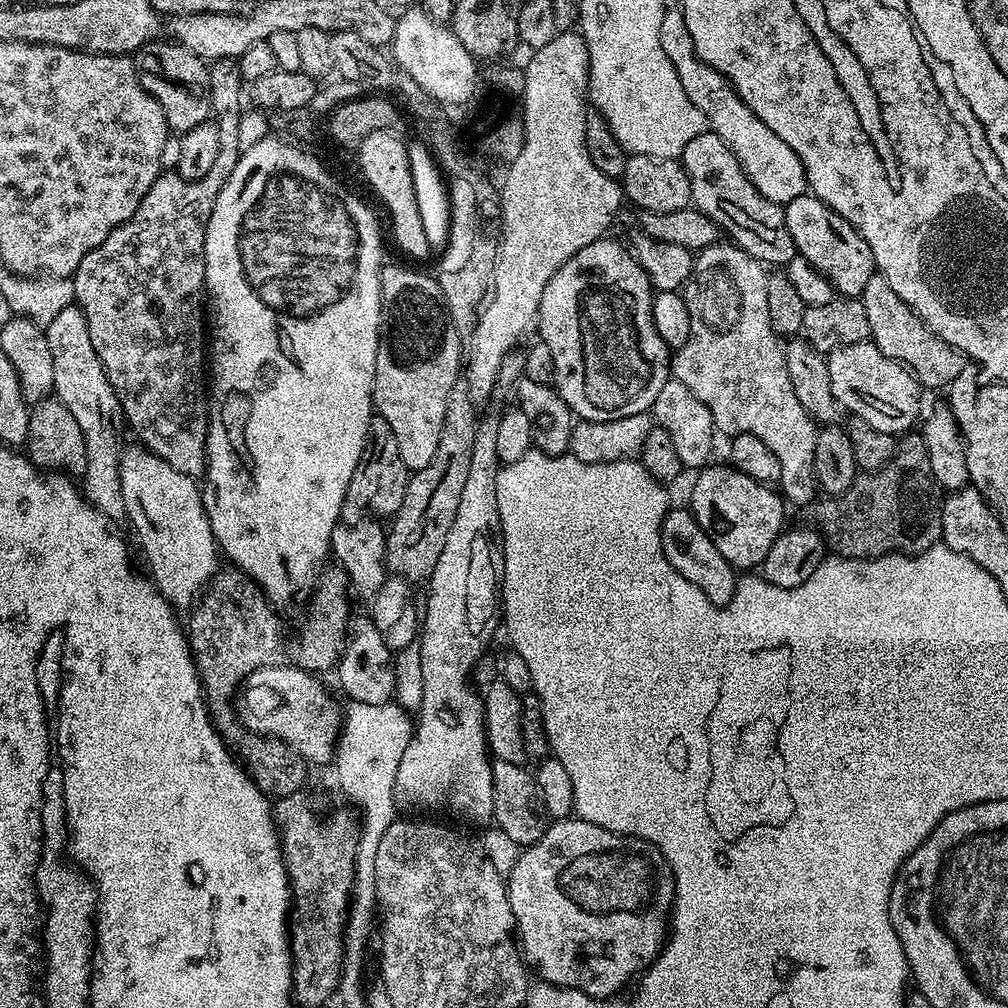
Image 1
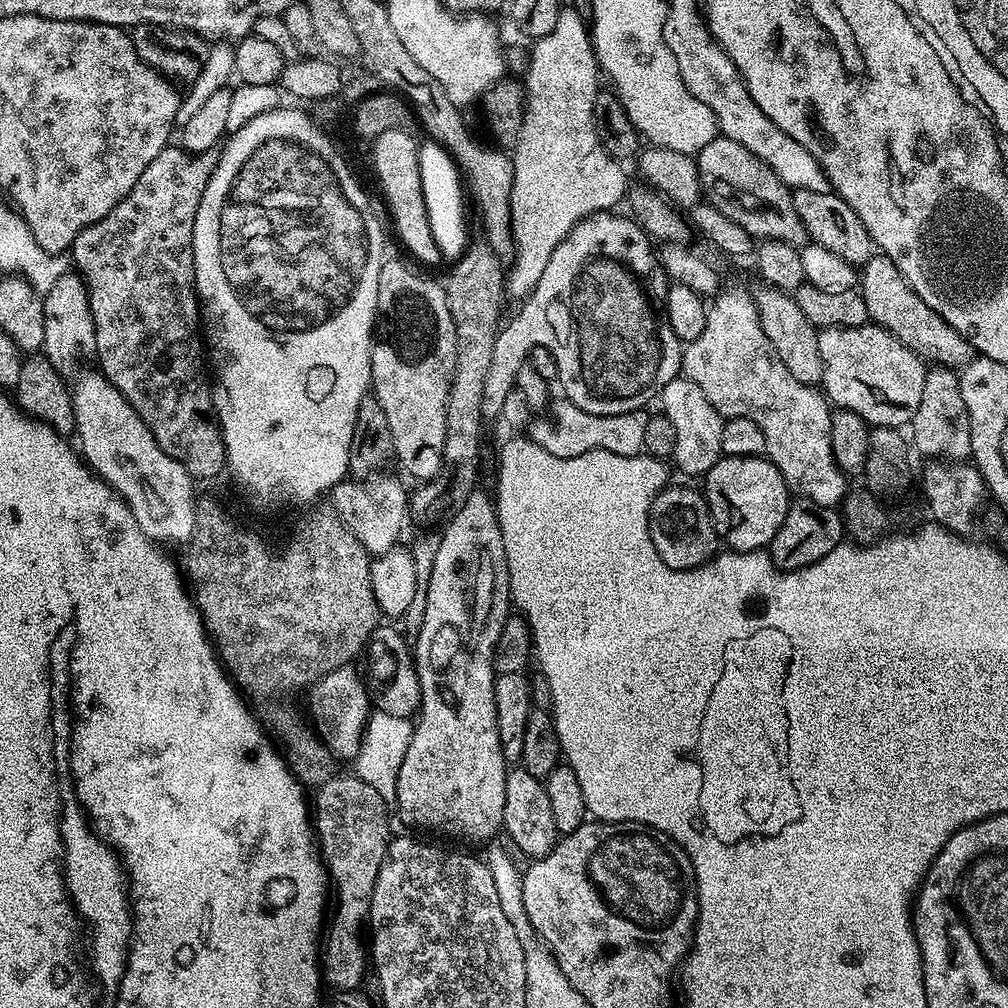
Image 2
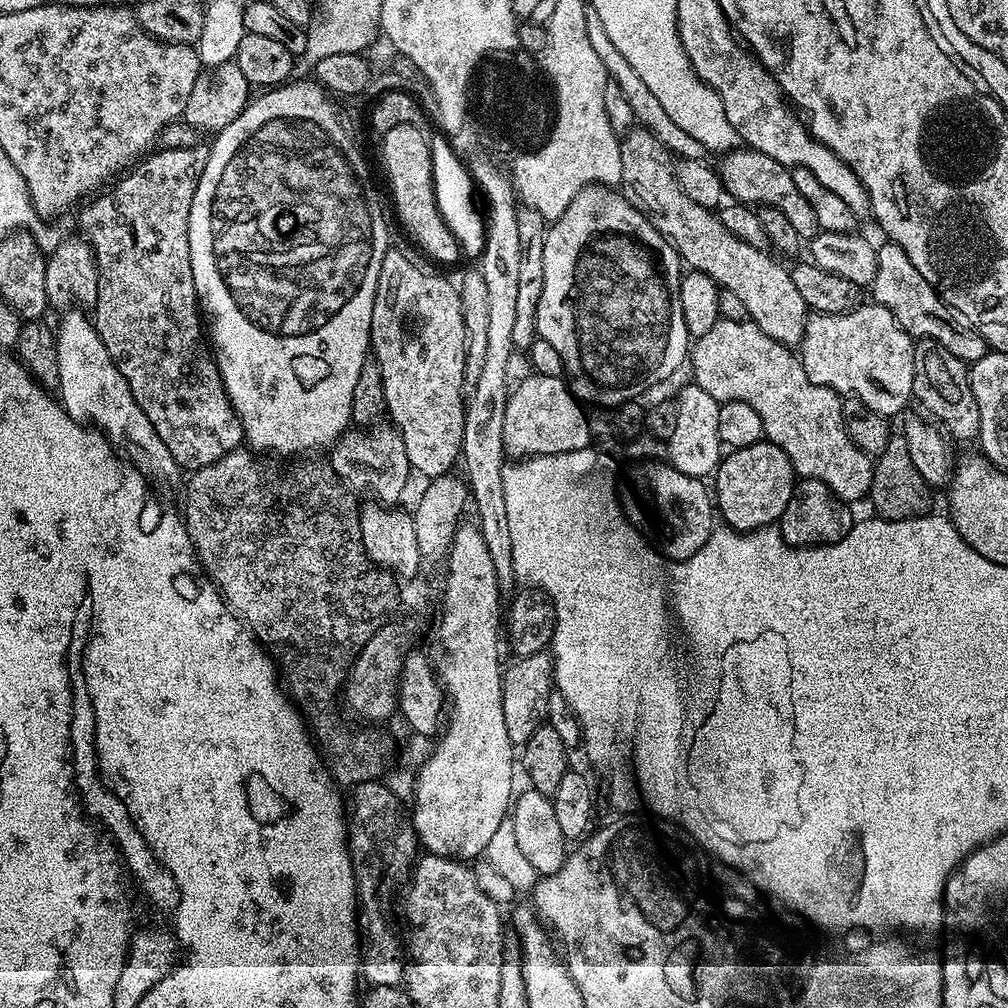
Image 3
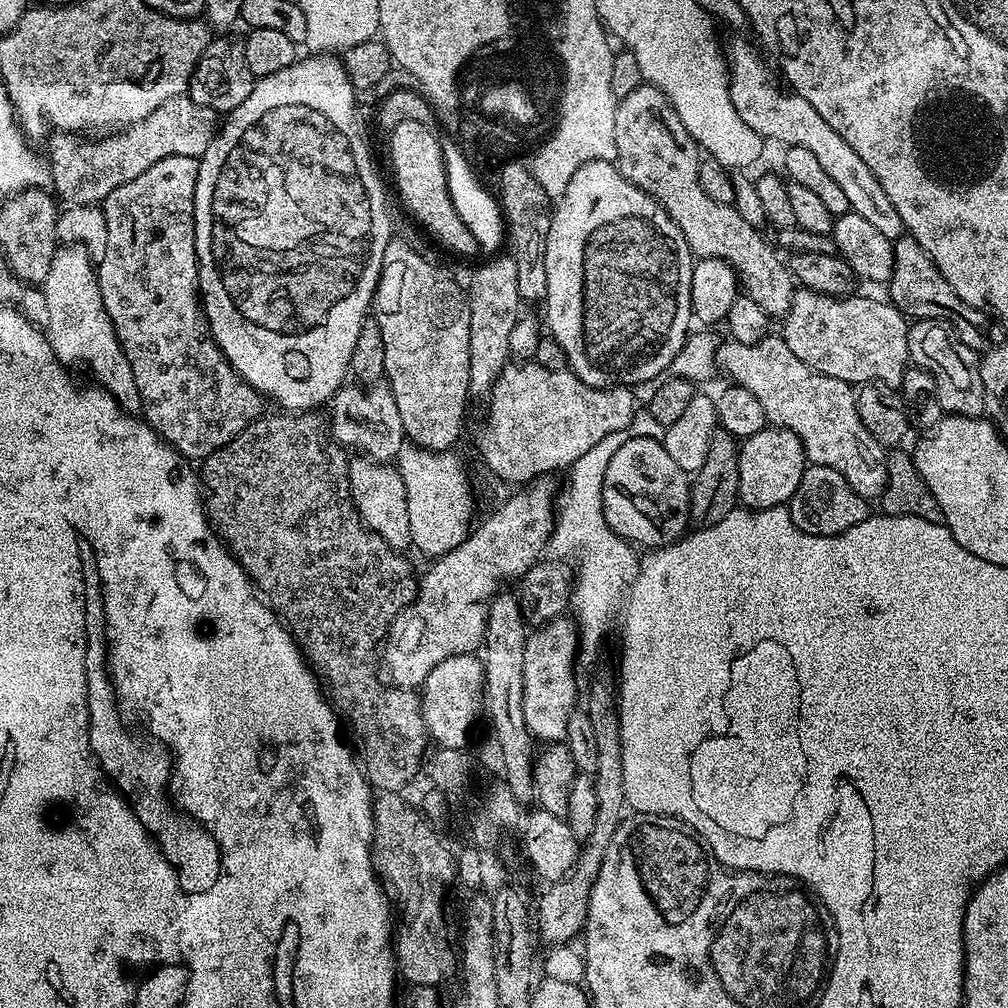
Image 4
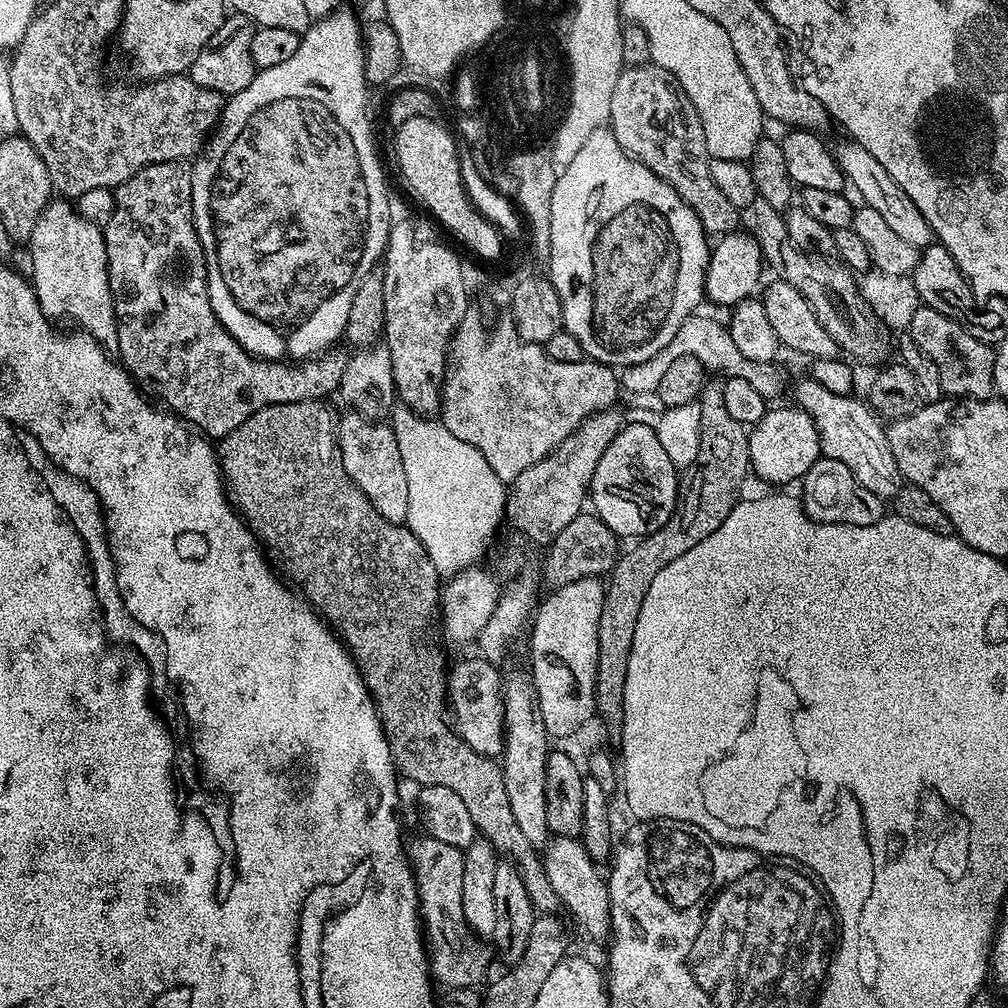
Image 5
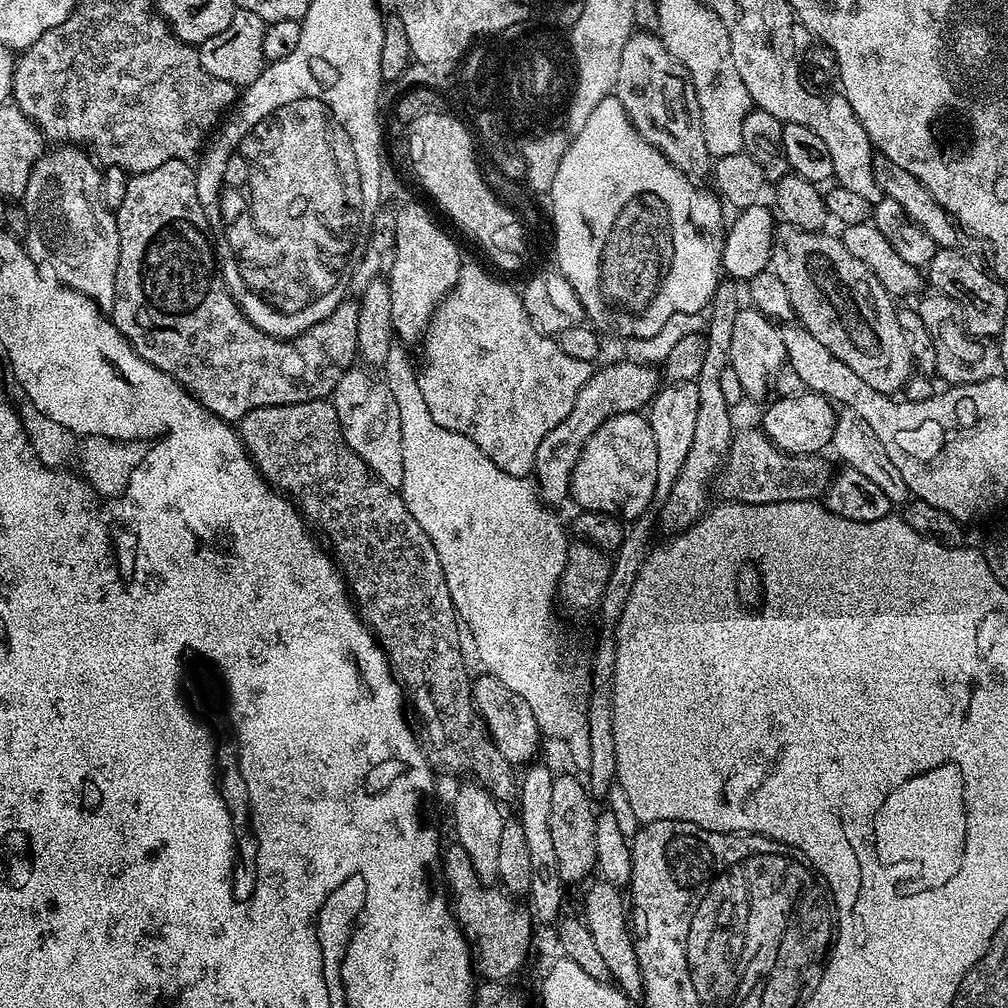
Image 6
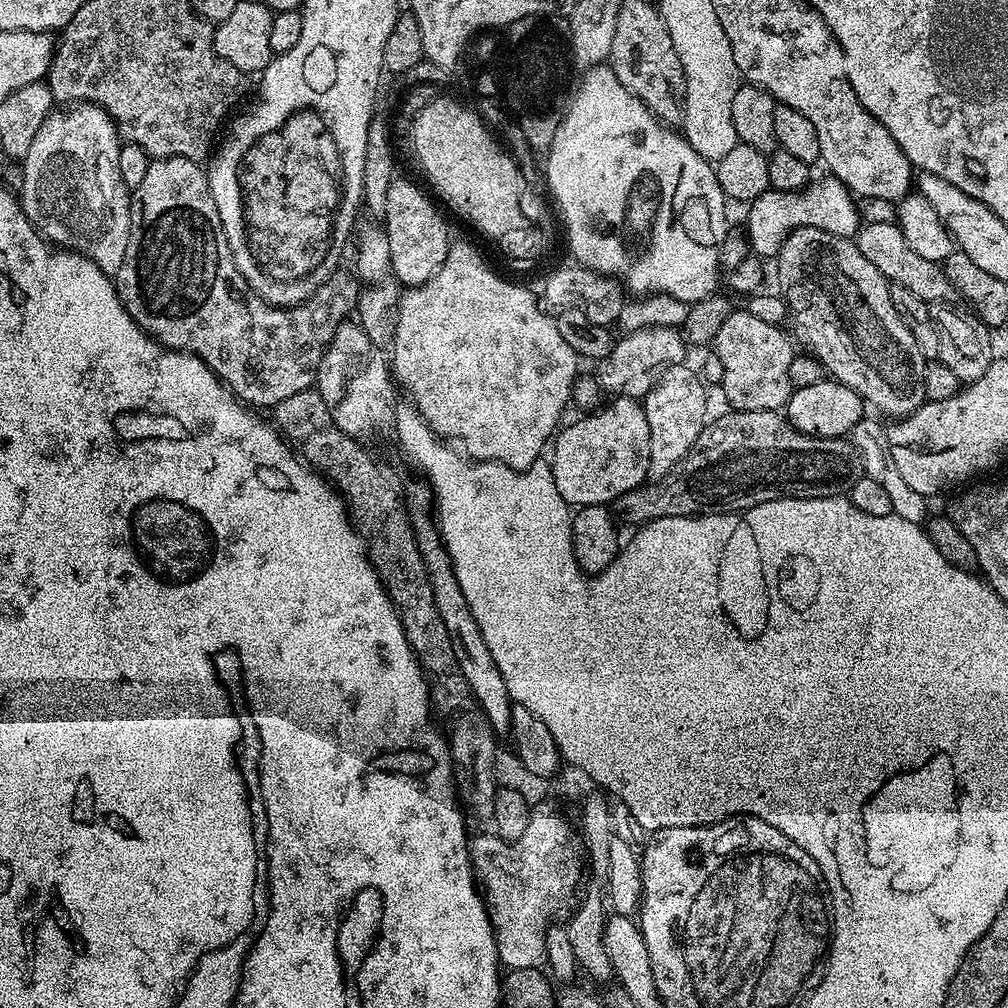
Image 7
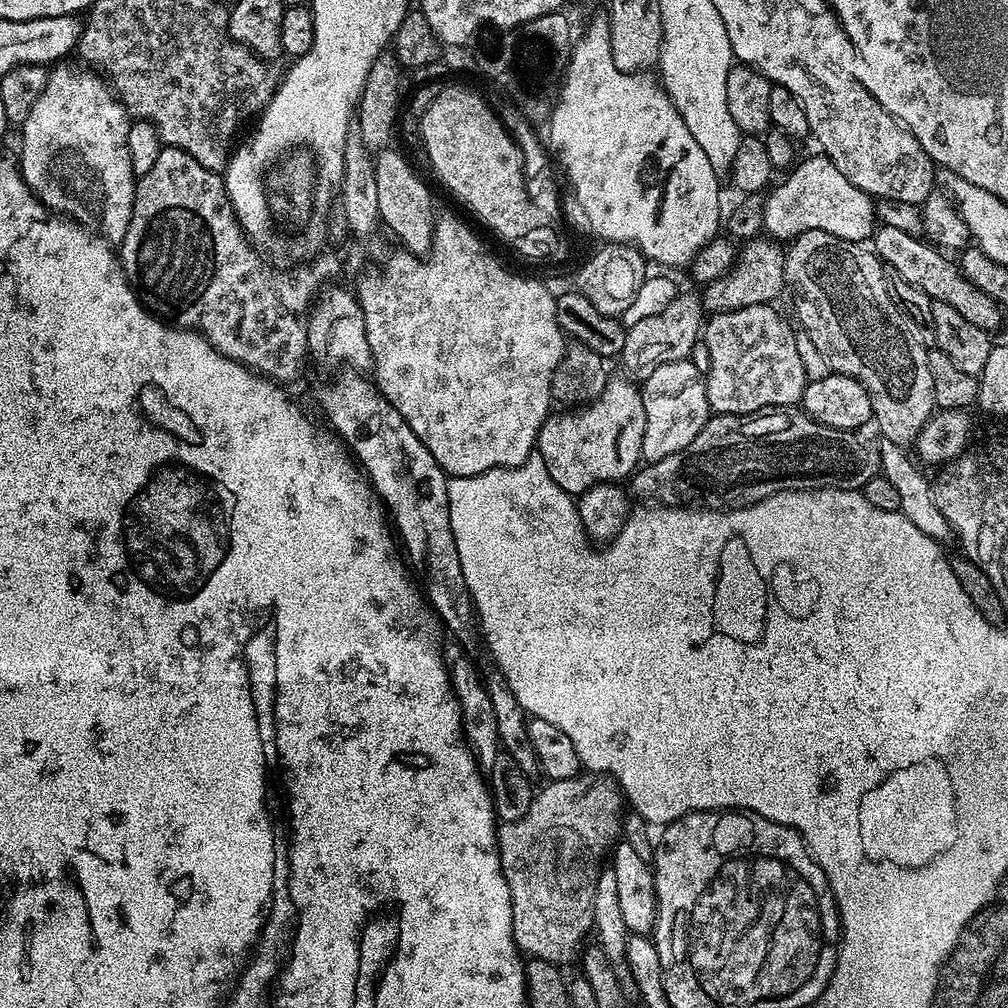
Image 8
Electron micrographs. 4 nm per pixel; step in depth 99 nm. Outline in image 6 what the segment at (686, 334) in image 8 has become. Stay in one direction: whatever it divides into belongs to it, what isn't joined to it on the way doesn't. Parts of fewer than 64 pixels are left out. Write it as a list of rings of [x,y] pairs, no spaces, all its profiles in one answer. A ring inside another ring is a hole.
[[[629,359],[618,360],[615,363],[605,363],[593,371],[592,377],[586,382],[586,386],[582,386],[582,390],[578,390],[578,398],[574,398],[574,406],[570,410],[570,414],[566,414],[566,418],[562,422],[558,422],[558,426],[554,426],[554,430],[550,430],[550,434],[546,434],[546,438],[542,438],[542,442],[538,446],[538,454],[534,465],[534,478],[537,491],[545,505],[556,506],[552,504],[558,504],[564,498],[566,500],[569,497],[572,471],[577,458],[580,456],[580,449],[590,438],[590,434],[594,434],[598,430],[598,426],[602,426],[602,422],[614,418],[618,414],[640,412],[647,409],[661,384],[661,373],[655,367],[633,364]]]

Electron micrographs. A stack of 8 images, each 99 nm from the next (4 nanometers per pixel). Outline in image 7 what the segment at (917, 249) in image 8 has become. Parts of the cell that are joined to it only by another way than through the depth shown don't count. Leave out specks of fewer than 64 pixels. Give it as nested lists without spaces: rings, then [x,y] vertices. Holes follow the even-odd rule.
[[[897,223],[864,224],[857,232],[855,242],[862,256],[878,267],[889,283],[905,286],[910,293],[928,303],[941,303],[953,297],[954,289],[946,278],[943,267],[910,249]]]

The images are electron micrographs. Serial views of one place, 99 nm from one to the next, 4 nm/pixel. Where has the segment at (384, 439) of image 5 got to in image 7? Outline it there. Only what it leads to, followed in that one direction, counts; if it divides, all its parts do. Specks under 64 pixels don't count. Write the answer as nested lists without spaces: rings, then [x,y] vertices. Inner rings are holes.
[[[355,326],[356,328],[344,327],[337,327],[333,331],[332,339],[328,341],[324,349],[324,356],[316,368],[314,388],[315,391],[319,392],[322,402],[326,402],[334,422],[345,434],[352,437],[353,440],[369,442],[368,440],[382,435],[387,428],[389,431],[395,425],[396,404],[394,401],[397,399],[397,397],[395,398],[397,389],[394,387],[393,379],[390,377],[389,361],[386,359],[385,353],[383,356],[382,353],[376,352],[371,338],[368,337],[371,335],[360,326]]]

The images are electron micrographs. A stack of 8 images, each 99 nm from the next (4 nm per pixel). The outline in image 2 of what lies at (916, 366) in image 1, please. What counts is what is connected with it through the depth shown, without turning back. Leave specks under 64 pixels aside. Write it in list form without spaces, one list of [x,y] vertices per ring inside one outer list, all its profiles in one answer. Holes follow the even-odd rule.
[[[873,254],[863,264],[858,272],[858,291],[866,302],[869,321],[894,333],[910,351],[929,365],[962,370],[976,359],[978,353],[972,343],[962,338],[962,334],[958,334],[958,330],[954,330],[946,318],[930,310],[930,306],[918,298],[918,294],[906,282],[906,278],[902,278],[898,266],[894,266],[888,256]]]

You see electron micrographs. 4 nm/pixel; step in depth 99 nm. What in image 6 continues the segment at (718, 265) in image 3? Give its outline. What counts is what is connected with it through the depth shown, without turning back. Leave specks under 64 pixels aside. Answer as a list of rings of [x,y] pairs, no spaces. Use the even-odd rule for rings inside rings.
[[[648,30],[633,31],[622,50],[622,59],[618,61],[614,95],[622,104],[622,110],[626,110],[634,130],[638,130],[640,137],[650,142],[650,146],[657,148],[674,167],[693,178],[701,178],[700,176],[706,175],[707,172],[709,175],[710,157],[706,150],[706,138],[702,130],[702,118],[696,92],[692,88],[691,79],[682,66],[682,62],[678,62],[674,54],[670,54],[670,50],[665,48],[659,35]]]

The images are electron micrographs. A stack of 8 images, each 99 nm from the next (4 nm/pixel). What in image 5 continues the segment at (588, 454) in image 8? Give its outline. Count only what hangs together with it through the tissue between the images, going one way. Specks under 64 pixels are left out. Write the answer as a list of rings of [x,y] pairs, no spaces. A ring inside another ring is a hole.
[[[625,423],[620,433],[610,442],[610,446],[606,446],[602,458],[598,458],[598,466],[594,466],[590,487],[591,511],[613,531],[615,536],[639,538],[654,534],[654,530],[666,526],[666,522],[672,520],[672,515],[676,513],[676,498],[679,495],[678,469],[674,466],[674,462],[670,462],[670,457],[667,456],[666,449],[662,447],[662,442],[658,442],[655,427],[651,423]]]

